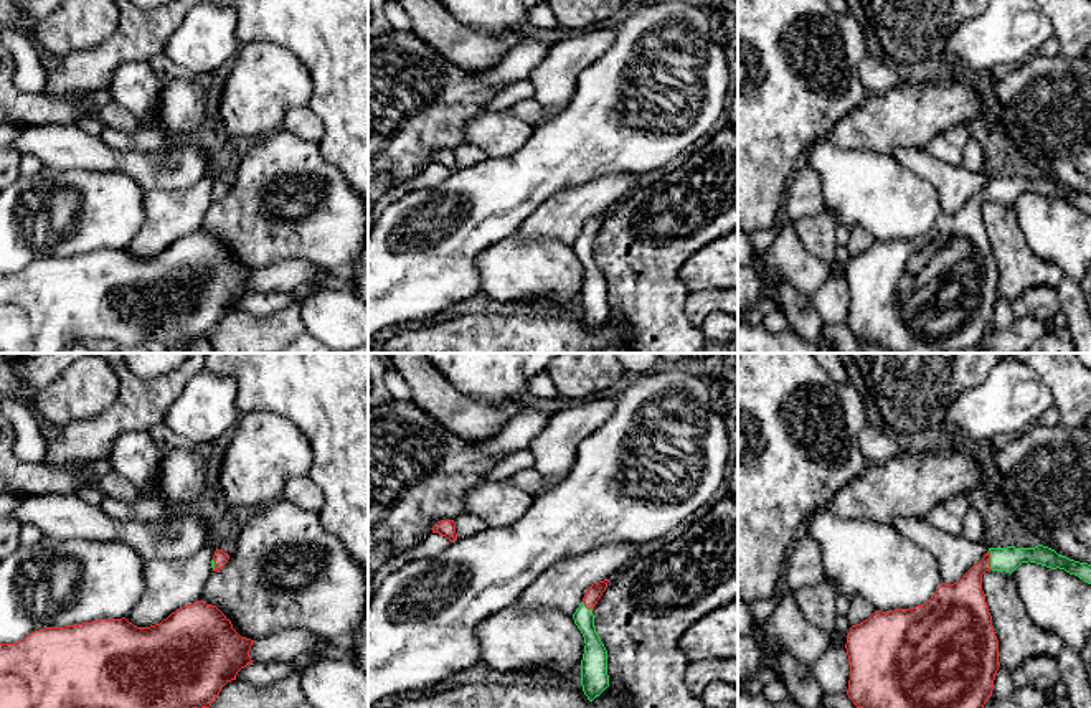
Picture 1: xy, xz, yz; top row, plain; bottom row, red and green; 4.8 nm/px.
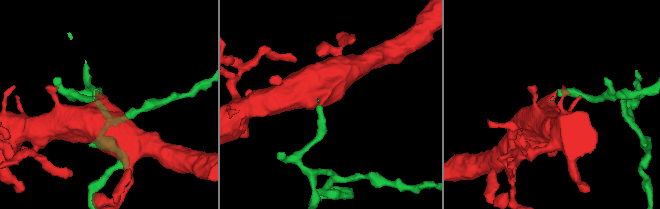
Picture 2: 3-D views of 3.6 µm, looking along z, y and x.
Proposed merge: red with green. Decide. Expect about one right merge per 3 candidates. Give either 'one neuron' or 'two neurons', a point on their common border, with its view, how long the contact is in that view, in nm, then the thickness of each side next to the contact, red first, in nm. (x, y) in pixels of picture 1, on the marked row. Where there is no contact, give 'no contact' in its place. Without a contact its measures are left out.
one neuron | yz (989, 560) | 100 nm | 220/120 nm

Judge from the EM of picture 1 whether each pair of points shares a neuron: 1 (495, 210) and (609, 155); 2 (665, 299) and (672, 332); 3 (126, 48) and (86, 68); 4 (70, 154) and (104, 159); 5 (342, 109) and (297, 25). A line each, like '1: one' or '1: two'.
1: one
2: one
3: one
4: one
5: one

